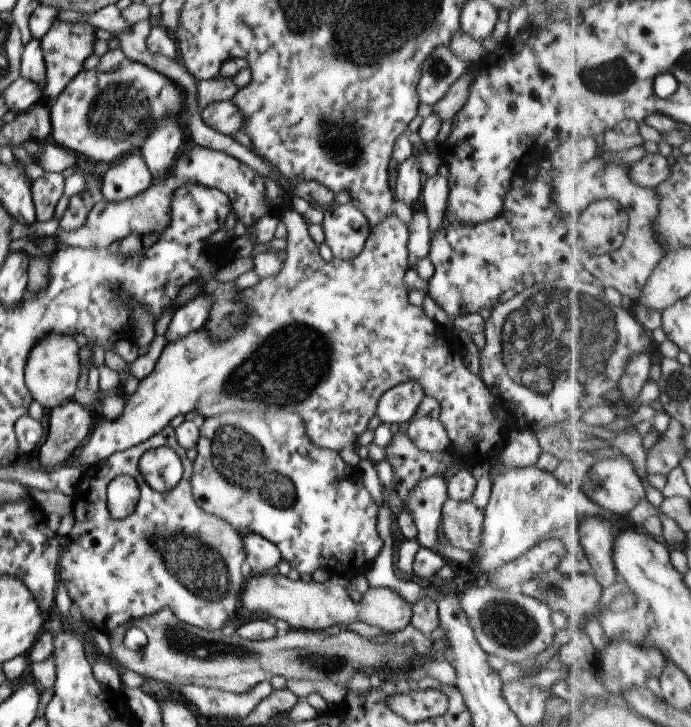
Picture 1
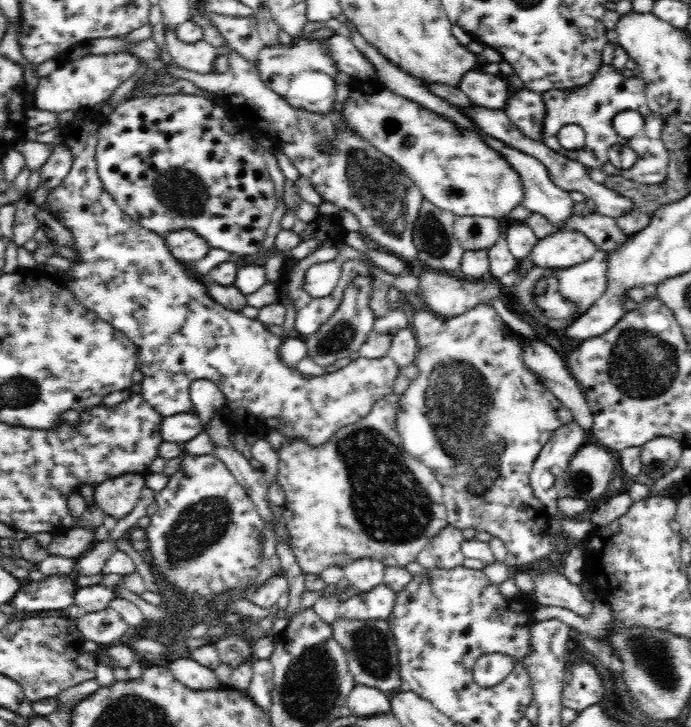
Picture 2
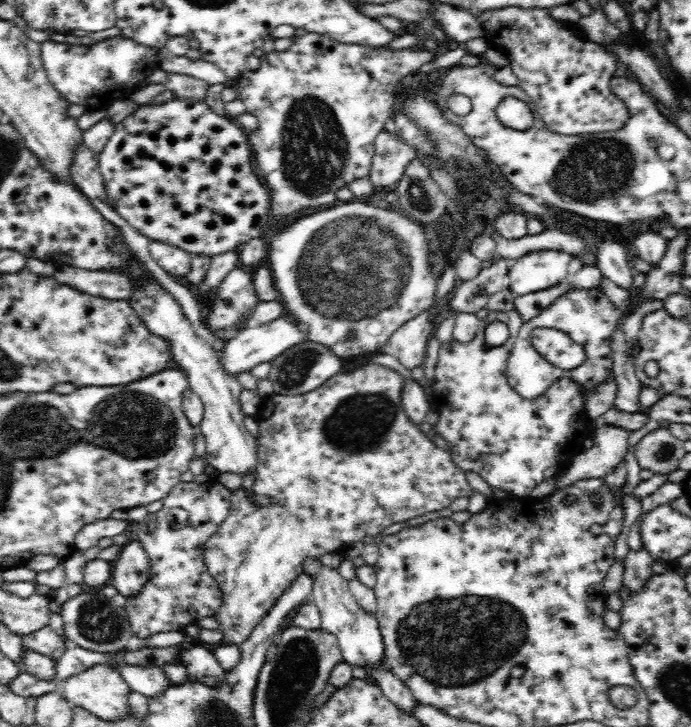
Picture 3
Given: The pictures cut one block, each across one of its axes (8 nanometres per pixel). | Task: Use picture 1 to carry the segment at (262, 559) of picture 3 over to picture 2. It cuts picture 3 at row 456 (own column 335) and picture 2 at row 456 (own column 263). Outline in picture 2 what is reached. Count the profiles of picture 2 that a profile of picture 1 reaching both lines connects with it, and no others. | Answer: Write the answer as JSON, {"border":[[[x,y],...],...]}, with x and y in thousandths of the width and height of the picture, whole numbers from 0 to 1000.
{"border":[[[553,547],[553,550],[541,556],[530,575],[524,575],[524,578],[518,578],[518,580],[512,580],[512,583],[504,583],[504,586],[489,589],[485,600],[475,605],[472,611],[466,611],[466,613],[454,616],[443,611],[441,605],[436,605],[436,602],[414,601],[412,607],[408,608],[402,619],[404,638],[402,649],[399,649],[399,663],[408,669],[412,680],[408,707],[414,717],[414,726],[418,735],[417,746],[440,791],[465,791],[475,779],[492,779],[498,781],[512,773],[512,770],[518,770],[518,768],[548,770],[559,780],[570,779],[586,781],[589,776],[602,772],[602,765],[608,762],[609,757],[614,757],[616,747],[627,737],[631,737],[644,724],[647,725],[650,722],[647,702],[641,692],[641,669],[635,664],[635,660],[622,644],[616,640],[611,640],[608,634],[603,634],[599,629],[585,622],[582,604],[573,589],[573,574],[573,557]]]}

